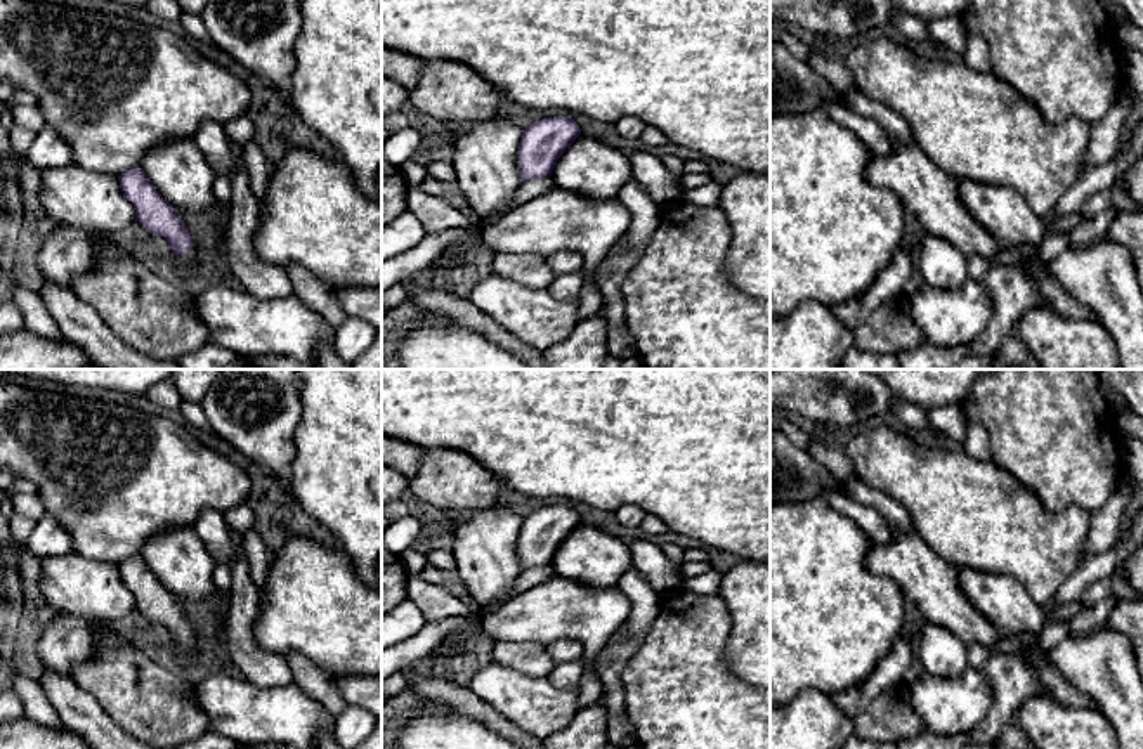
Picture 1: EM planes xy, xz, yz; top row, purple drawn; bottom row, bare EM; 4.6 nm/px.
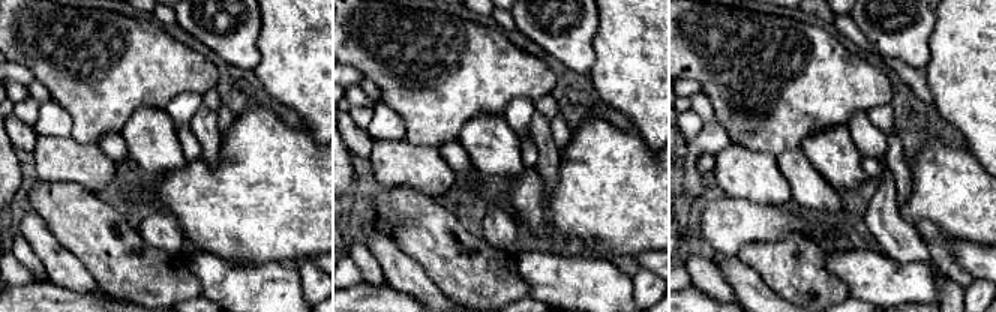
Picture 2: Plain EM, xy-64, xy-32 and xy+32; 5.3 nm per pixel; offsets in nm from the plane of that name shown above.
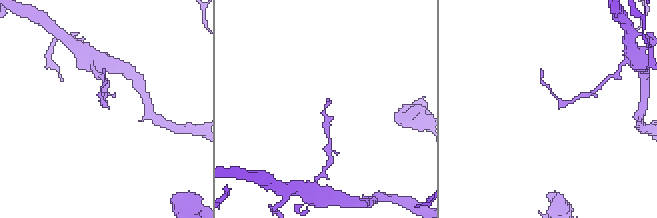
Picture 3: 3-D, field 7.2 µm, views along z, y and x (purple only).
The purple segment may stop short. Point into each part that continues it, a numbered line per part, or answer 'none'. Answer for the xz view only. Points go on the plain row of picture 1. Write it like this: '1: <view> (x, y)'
none

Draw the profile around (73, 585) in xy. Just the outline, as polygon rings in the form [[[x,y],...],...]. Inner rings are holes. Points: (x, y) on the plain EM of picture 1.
[[[75,551],[43,558],[40,596],[59,614],[114,624],[135,609],[118,565],[88,560]]]

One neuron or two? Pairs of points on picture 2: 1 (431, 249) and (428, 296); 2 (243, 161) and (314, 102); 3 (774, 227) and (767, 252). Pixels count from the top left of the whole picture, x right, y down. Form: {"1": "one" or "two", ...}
{"1": "two", "2": "two", "3": "two"}

